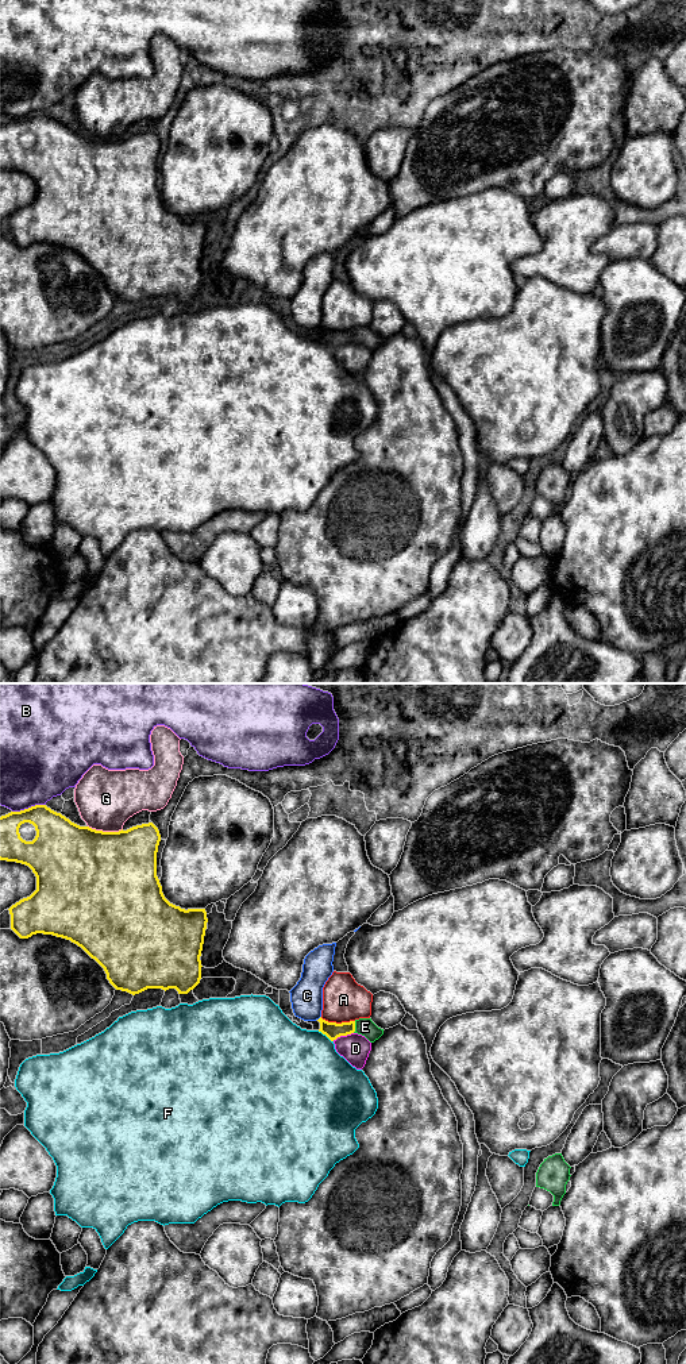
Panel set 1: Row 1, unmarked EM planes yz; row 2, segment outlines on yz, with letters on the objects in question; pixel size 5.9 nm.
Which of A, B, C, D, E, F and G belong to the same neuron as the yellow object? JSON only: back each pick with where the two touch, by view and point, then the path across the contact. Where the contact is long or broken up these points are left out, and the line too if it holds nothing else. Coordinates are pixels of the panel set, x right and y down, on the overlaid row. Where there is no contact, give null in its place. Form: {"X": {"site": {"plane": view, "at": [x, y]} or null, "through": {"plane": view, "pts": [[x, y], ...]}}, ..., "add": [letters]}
{"E": {"site": {"plane": "yz", "at": [354, 1027]}, "through": {"plane": "yz", "pts": [[332, 1031], [354, 1027], [365, 1027]]}}, "add": ["E"]}

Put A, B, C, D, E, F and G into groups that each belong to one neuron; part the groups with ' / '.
A / B / C / D / E / F / G

